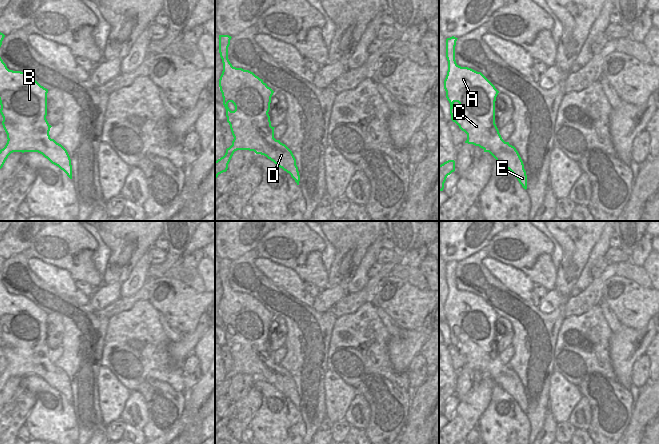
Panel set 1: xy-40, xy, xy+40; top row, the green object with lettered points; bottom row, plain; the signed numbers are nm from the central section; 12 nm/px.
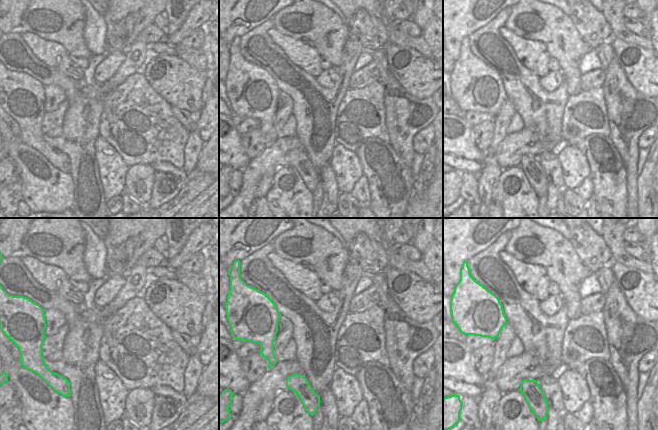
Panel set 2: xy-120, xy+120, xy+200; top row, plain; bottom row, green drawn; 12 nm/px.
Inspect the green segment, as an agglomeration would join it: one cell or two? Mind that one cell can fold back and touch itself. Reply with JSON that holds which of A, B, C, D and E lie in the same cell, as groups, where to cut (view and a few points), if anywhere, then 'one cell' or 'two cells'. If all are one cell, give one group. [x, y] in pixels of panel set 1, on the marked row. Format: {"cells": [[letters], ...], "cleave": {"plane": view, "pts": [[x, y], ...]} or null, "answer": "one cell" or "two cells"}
{"cells": [["A", "B", "C"], ["D", "E"]], "cleave": {"plane": "xy-40", "pts": [[62, 146], [60, 149], [54, 147], [33, 148], [30, 151]]}, "answer": "two cells"}

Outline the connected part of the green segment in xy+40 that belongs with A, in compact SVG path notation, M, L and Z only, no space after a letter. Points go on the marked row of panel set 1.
M458 38L446 39L448 71L444 80L446 98L450 103L451 120L467 134L465 143L482 149L501 148L510 151L495 124L495 101L499 91L481 73L461 67L455 60Z

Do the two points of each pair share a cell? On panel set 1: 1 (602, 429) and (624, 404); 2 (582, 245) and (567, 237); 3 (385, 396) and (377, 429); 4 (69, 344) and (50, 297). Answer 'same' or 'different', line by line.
1: same
2: same
3: same
4: same

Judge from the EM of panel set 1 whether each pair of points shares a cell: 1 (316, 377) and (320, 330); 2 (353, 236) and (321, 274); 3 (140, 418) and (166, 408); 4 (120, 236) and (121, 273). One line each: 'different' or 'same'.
1: same
2: different
3: different
4: same

